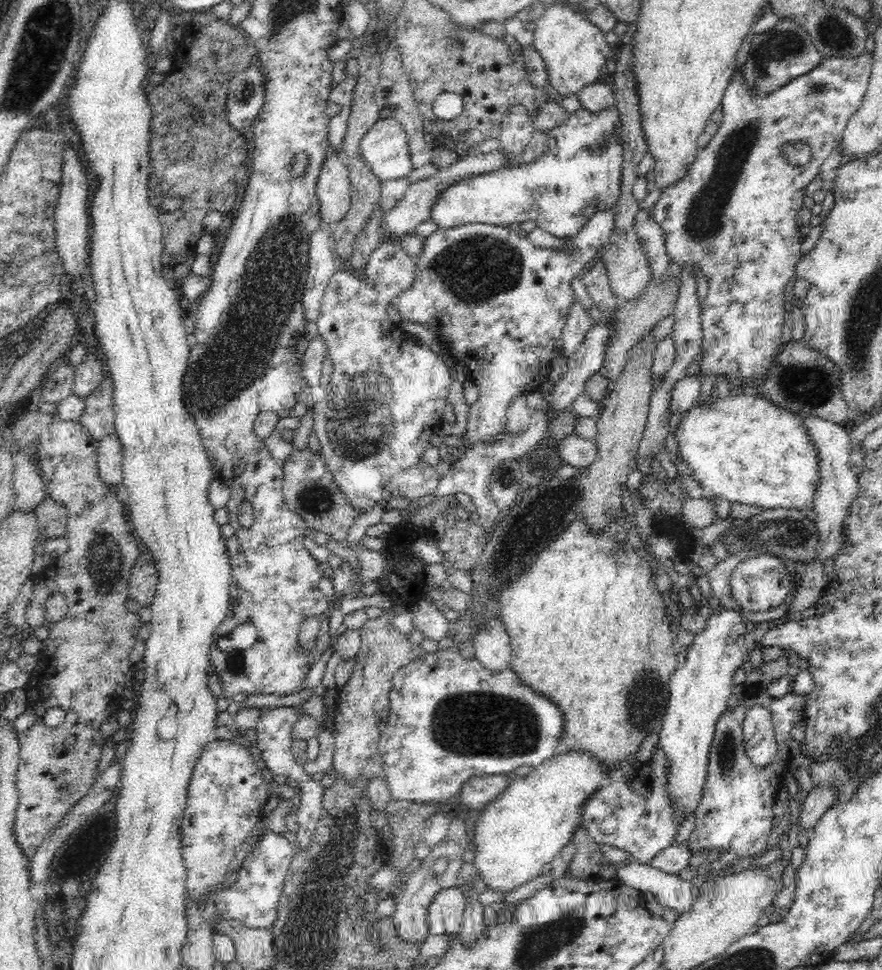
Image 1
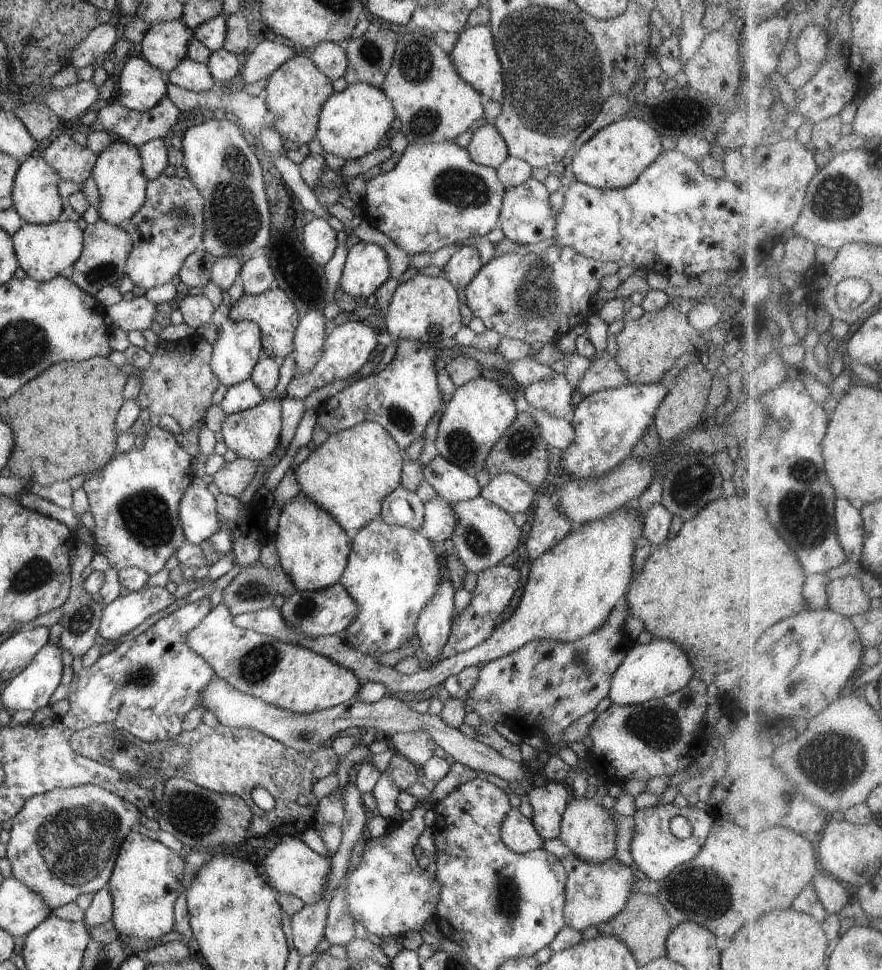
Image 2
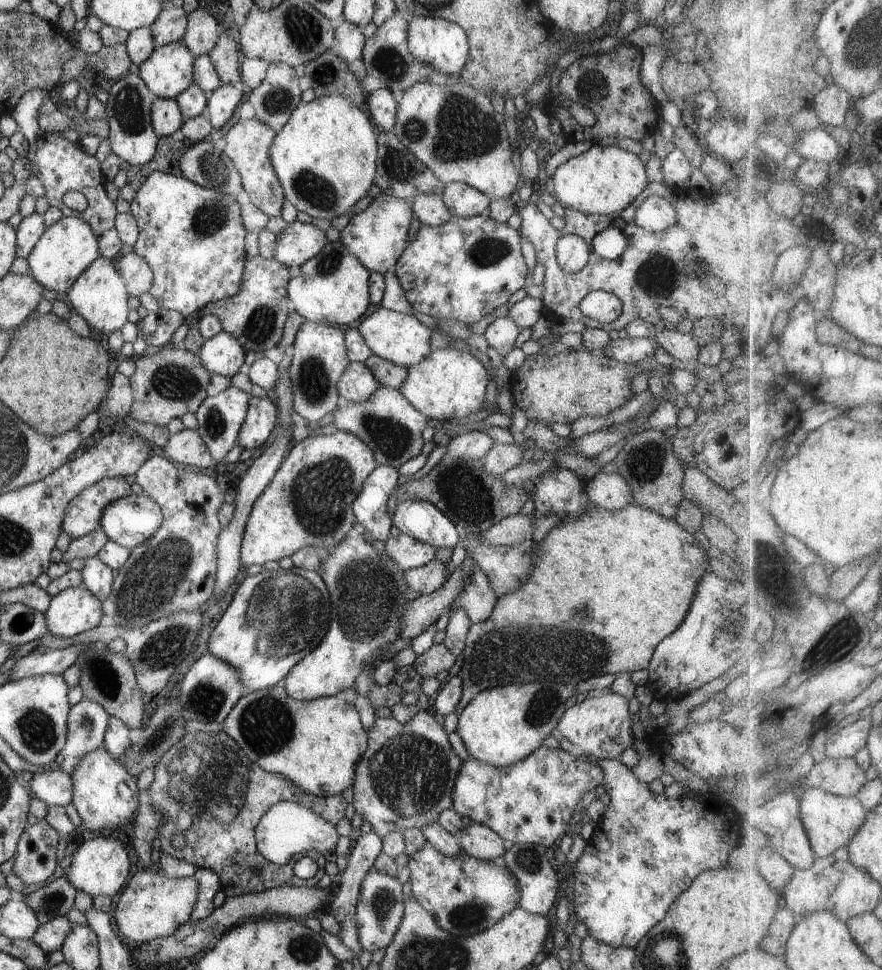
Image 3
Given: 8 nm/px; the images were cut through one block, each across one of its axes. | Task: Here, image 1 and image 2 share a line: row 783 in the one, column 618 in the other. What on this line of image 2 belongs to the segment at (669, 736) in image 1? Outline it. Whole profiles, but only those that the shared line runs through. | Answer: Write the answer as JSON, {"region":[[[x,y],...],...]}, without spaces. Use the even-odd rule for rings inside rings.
{"region":[[[652,639],[649,644],[634,642],[611,677],[610,701],[614,705],[633,706],[662,699],[685,688],[695,675],[688,656],[674,642],[665,639]]]}

